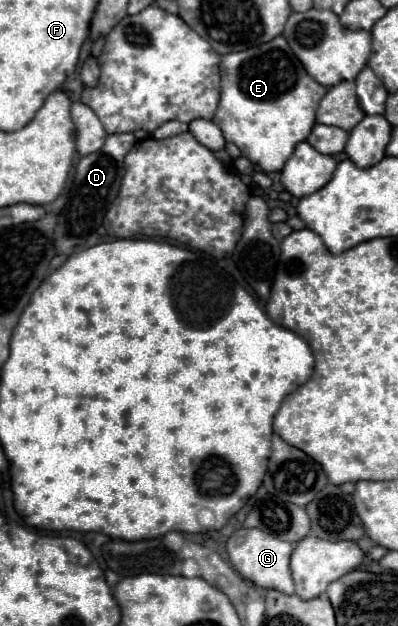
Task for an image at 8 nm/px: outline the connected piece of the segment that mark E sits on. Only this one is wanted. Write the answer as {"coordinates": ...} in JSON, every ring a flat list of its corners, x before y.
{"coordinates":[[284,36,252,50,222,56,220,74,222,92,214,124,224,132,226,142,236,144,242,156,262,172,280,172,292,150,308,138,316,124,316,106,328,88,320,86,304,70]]}

